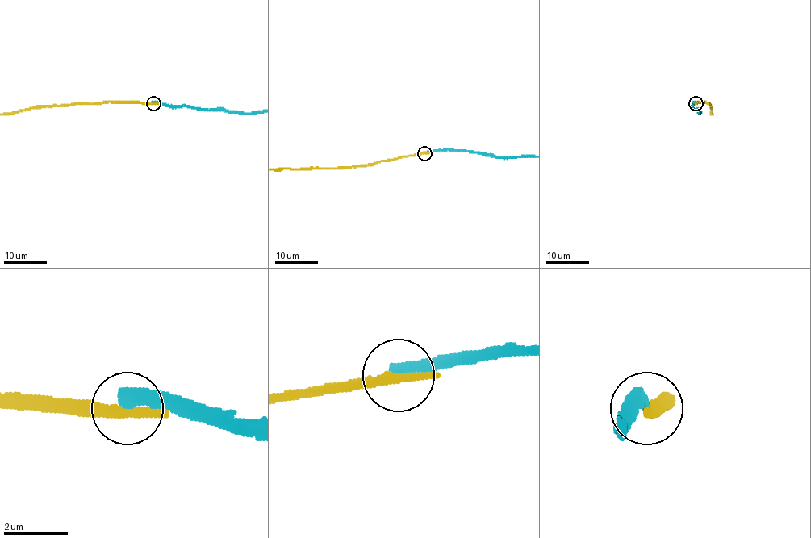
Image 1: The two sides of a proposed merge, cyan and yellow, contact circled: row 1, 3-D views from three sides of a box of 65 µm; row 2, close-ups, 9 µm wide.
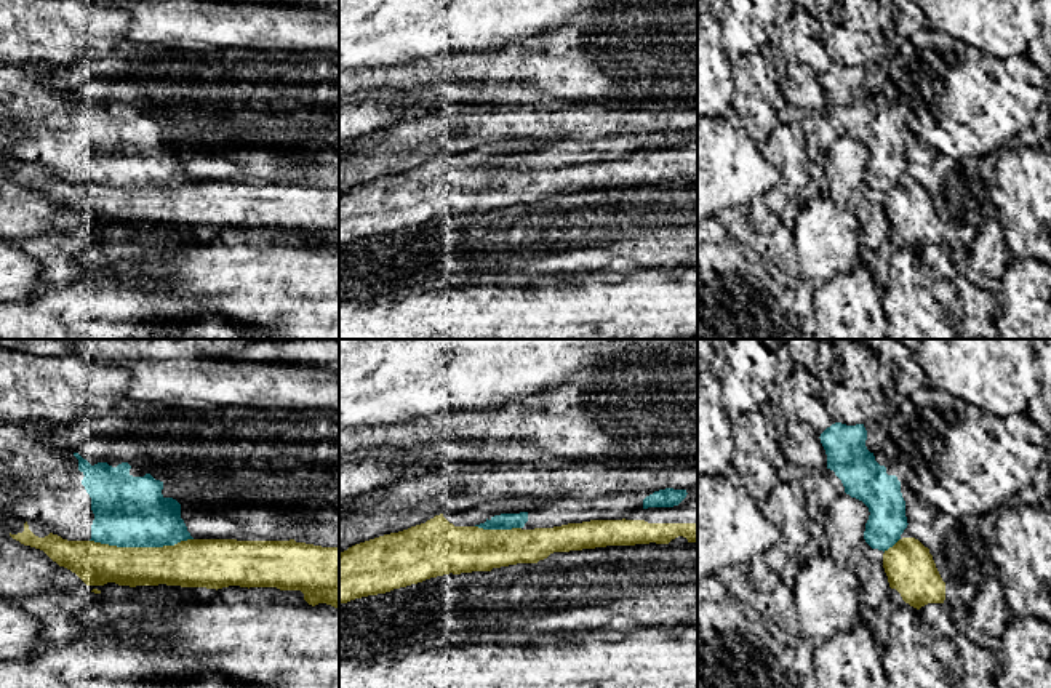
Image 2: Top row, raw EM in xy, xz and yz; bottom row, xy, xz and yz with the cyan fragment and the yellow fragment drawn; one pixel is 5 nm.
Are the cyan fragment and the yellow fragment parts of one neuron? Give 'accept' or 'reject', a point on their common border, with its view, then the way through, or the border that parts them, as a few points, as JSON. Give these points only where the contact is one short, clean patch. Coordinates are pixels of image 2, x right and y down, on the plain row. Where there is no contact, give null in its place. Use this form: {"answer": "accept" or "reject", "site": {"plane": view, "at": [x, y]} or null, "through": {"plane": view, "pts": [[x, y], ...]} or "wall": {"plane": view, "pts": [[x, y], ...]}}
{"answer": "reject", "site": {"plane": "xy", "at": [141, 188]}}

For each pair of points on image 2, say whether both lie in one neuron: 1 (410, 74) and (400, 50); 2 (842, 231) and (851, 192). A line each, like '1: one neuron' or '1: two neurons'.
1: two neurons
2: two neurons

